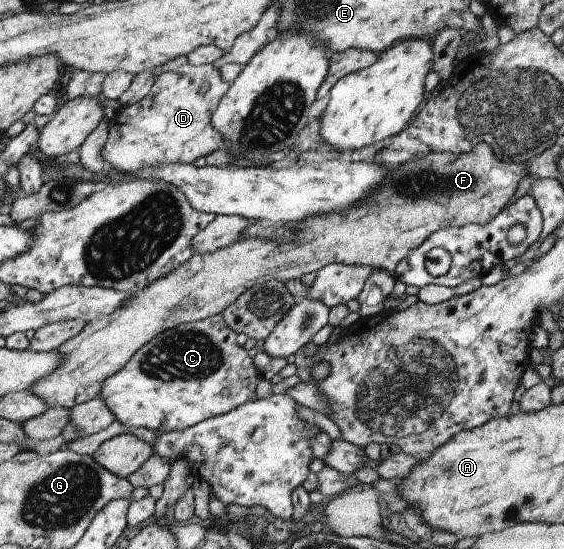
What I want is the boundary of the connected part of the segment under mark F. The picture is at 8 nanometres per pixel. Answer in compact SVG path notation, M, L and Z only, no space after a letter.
M485 142L478 143L469 153L466 154L454 154L451 152L433 152L424 156L417 155L416 158L410 159L405 163L399 164L398 168L388 167L386 178L381 180L381 183L377 184L377 187L370 191L370 194L360 202L357 202L352 208L348 209L348 212L329 212L328 214L315 214L309 216L304 220L298 221L296 224L287 224L287 227L291 227L290 231L296 235L297 239L292 242L284 242L283 240L274 240L273 238L262 238L257 236L254 238L245 238L239 240L234 244L228 245L227 247L218 249L211 253L199 253L195 252L182 266L176 267L173 271L168 274L161 276L156 279L153 283L149 283L147 287L144 287L141 291L128 297L126 302L123 302L119 307L115 308L112 314L99 316L98 318L92 319L90 322L87 321L85 327L71 339L64 341L57 349L56 352L61 356L63 360L56 370L53 370L50 374L45 377L38 379L35 383L29 386L27 392L36 395L39 399L42 399L46 403L47 408L51 407L67 407L71 409L74 405L88 402L95 397L99 396L102 383L110 375L117 373L122 370L122 367L133 357L134 353L137 353L141 347L143 347L150 339L153 339L158 333L164 332L165 330L173 329L181 324L187 322L196 322L209 316L221 314L222 311L229 307L241 294L244 294L250 287L267 283L269 280L276 279L282 282L287 282L288 279L301 279L303 275L311 273L311 271L318 272L322 267L328 266L329 264L353 264L358 266L369 266L374 270L387 270L389 273L394 273L397 264L416 247L419 247L421 243L425 241L433 232L436 232L439 228L456 227L460 228L469 224L488 224L496 215L501 213L501 210L505 208L505 205L509 203L509 199L515 195L517 186L523 176L528 174L526 163L518 164L515 162L506 162L500 160L494 151L490 148L489 144Z

